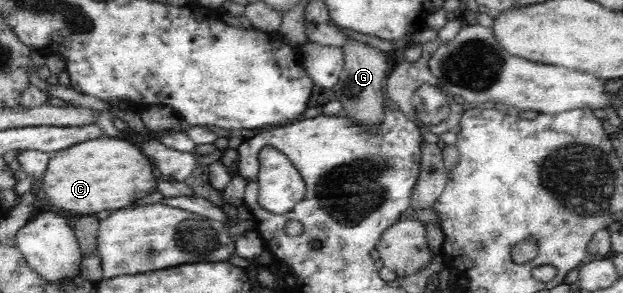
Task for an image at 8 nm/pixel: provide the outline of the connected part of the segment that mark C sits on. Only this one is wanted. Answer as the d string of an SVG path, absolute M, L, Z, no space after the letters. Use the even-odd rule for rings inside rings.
M100 137L50 154L43 177L32 179L31 192L37 211L61 208L71 218L96 215L101 210L115 211L134 204L156 188L150 160L124 139Z

